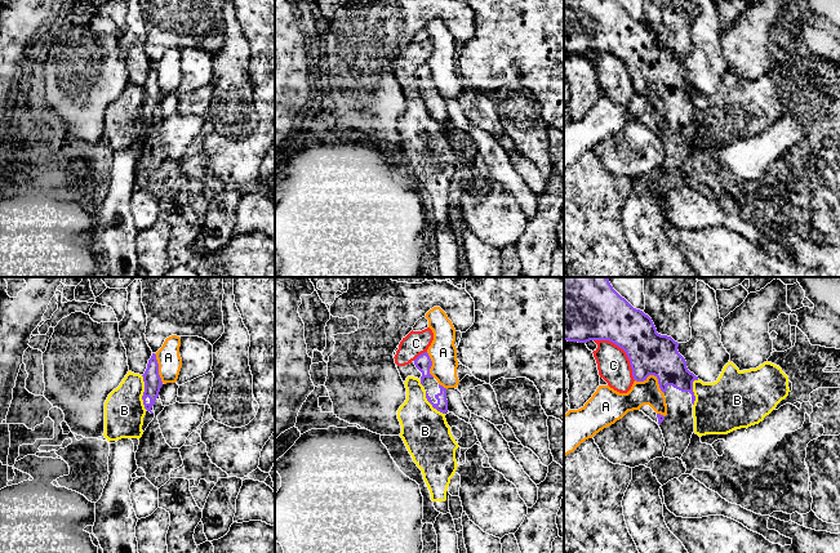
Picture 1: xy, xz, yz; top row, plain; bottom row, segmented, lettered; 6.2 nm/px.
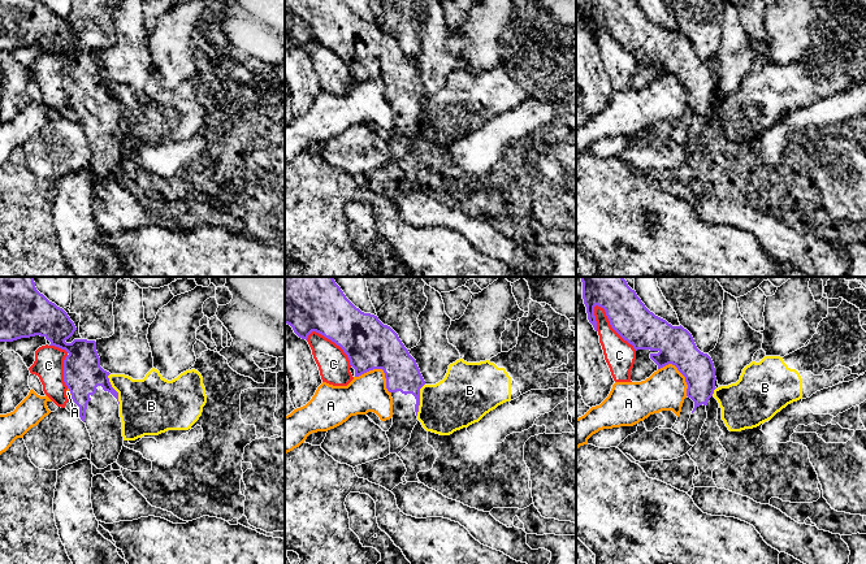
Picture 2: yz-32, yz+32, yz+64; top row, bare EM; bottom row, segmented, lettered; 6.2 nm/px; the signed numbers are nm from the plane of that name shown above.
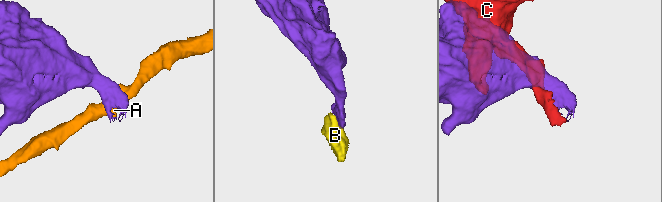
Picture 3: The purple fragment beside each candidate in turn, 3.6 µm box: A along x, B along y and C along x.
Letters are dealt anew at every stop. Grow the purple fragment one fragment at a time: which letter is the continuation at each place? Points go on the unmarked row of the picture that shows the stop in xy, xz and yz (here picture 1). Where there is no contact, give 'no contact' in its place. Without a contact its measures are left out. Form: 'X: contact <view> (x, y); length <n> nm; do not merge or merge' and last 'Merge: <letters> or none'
A: contact yz (653, 85); length 200 nm; do not merge
B: contact xy (143, 103); length 220 nm; do not merge
C: contact yz (623, 61); length 360 nm; do not merge
Merge: none

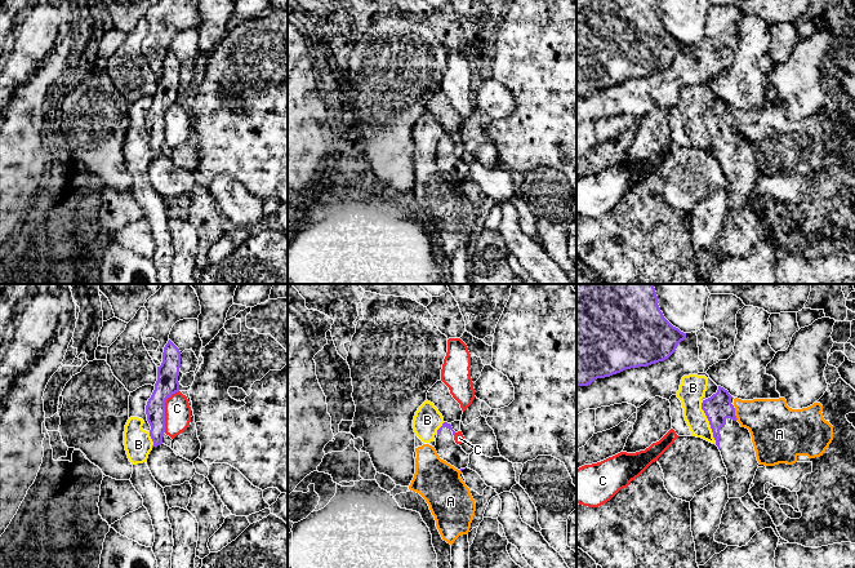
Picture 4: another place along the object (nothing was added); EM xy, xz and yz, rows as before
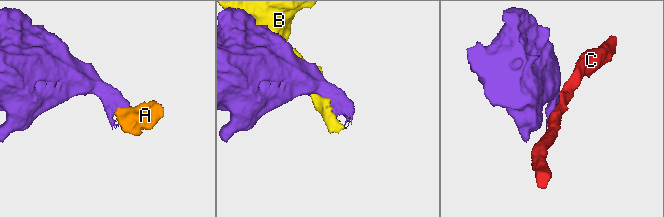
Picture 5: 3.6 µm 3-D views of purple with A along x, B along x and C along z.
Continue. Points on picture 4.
A: contact yz (734, 125); length 80 nm; do not merge
B: contact yz (709, 134); length 280 nm; do not merge
C: contact xy (164, 120); length 280 nm; do not merge
Merge: none

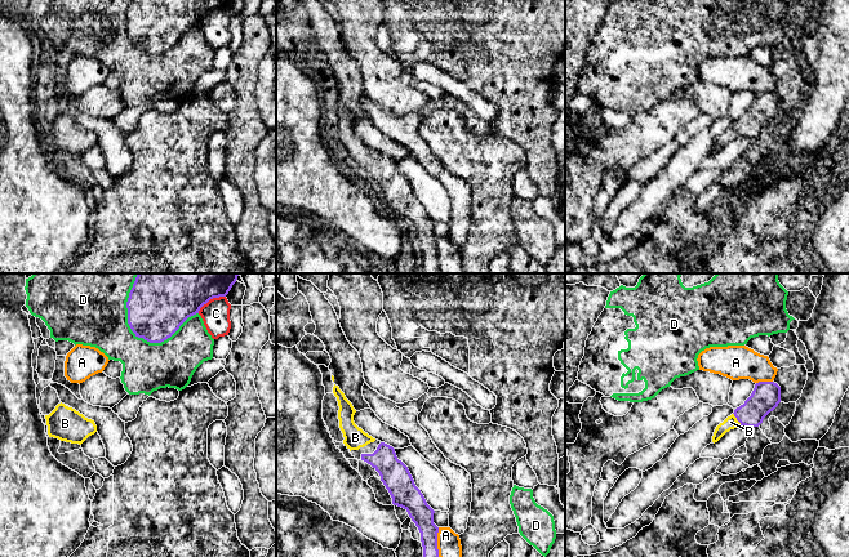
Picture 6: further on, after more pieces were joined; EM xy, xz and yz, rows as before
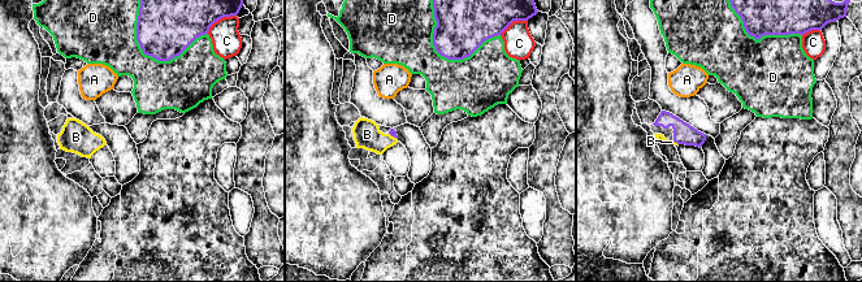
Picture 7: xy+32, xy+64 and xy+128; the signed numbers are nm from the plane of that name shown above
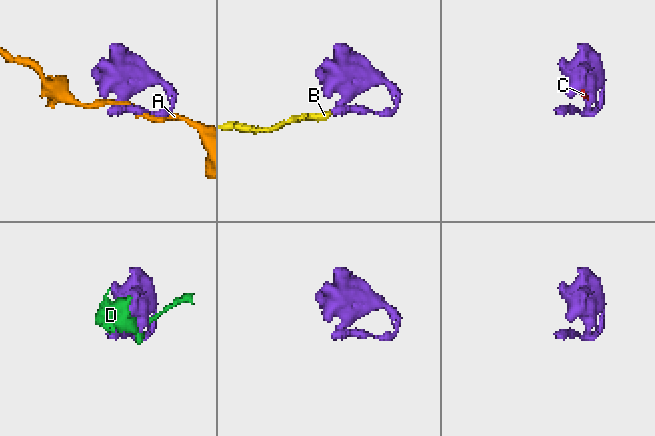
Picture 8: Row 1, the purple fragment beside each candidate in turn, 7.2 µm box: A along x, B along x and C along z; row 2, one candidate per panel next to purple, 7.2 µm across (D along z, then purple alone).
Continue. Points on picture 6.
A: contact yz (764, 93); length 110 nm; do not merge
B: contact yz (737, 130); length 90 nm; merge
C: contact xy (210, 9); length 200 nm; do not merge
D: contact xy (151, 53); length 460 nm; do not merge
Merge: B

